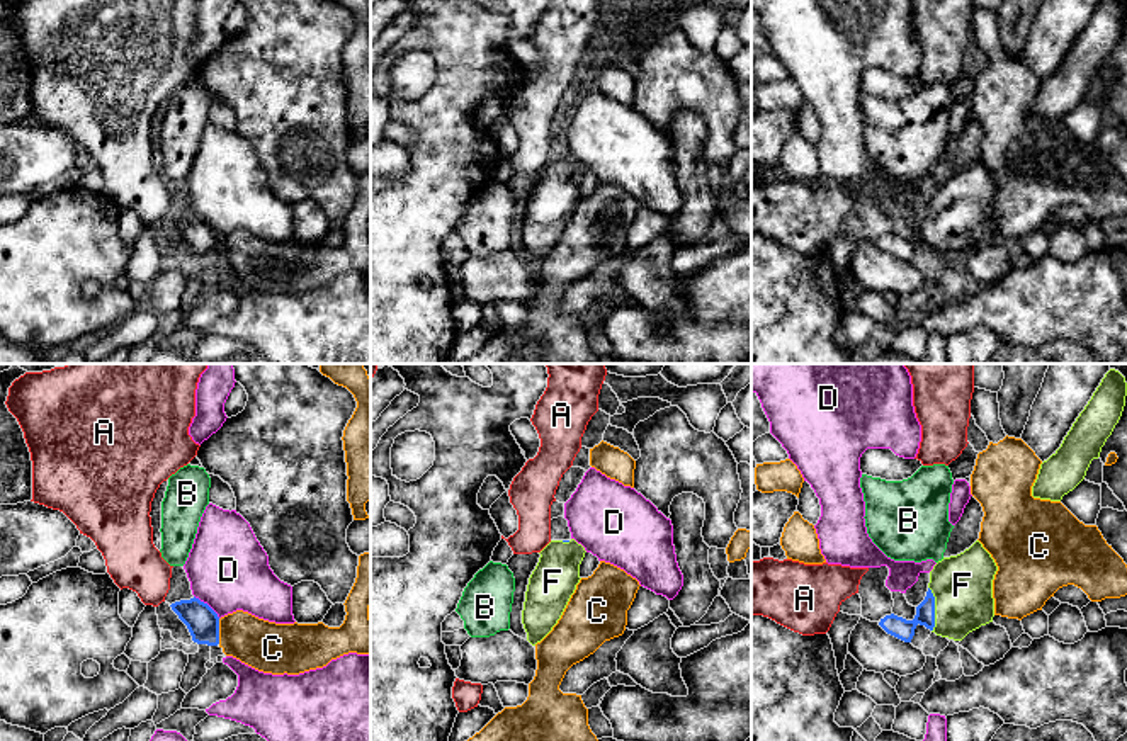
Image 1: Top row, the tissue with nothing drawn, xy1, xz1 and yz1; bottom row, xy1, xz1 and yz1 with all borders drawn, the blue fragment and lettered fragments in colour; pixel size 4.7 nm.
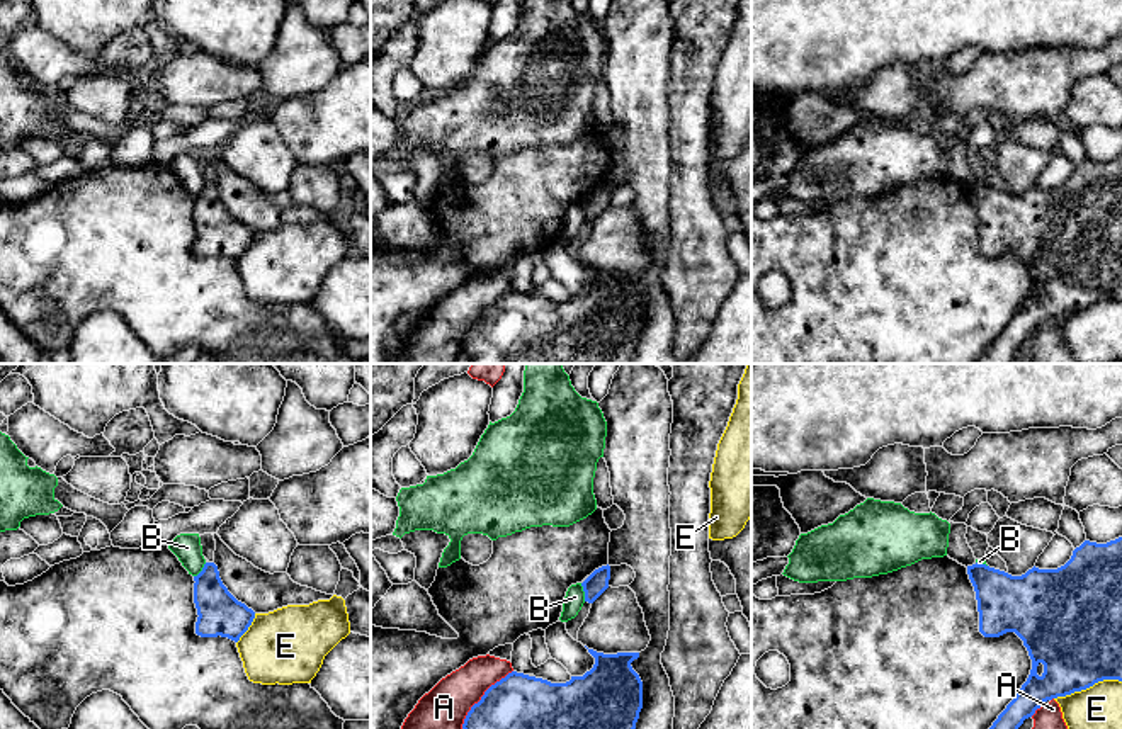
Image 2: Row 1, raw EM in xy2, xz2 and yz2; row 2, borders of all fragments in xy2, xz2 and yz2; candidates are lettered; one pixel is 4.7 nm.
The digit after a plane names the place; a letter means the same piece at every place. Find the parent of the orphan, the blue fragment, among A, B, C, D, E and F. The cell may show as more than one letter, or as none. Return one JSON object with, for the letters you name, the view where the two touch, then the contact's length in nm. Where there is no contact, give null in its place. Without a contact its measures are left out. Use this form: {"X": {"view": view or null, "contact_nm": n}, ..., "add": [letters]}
{"F": {"view": "yz1", "contact_nm": 220}, "add": ["F"]}

